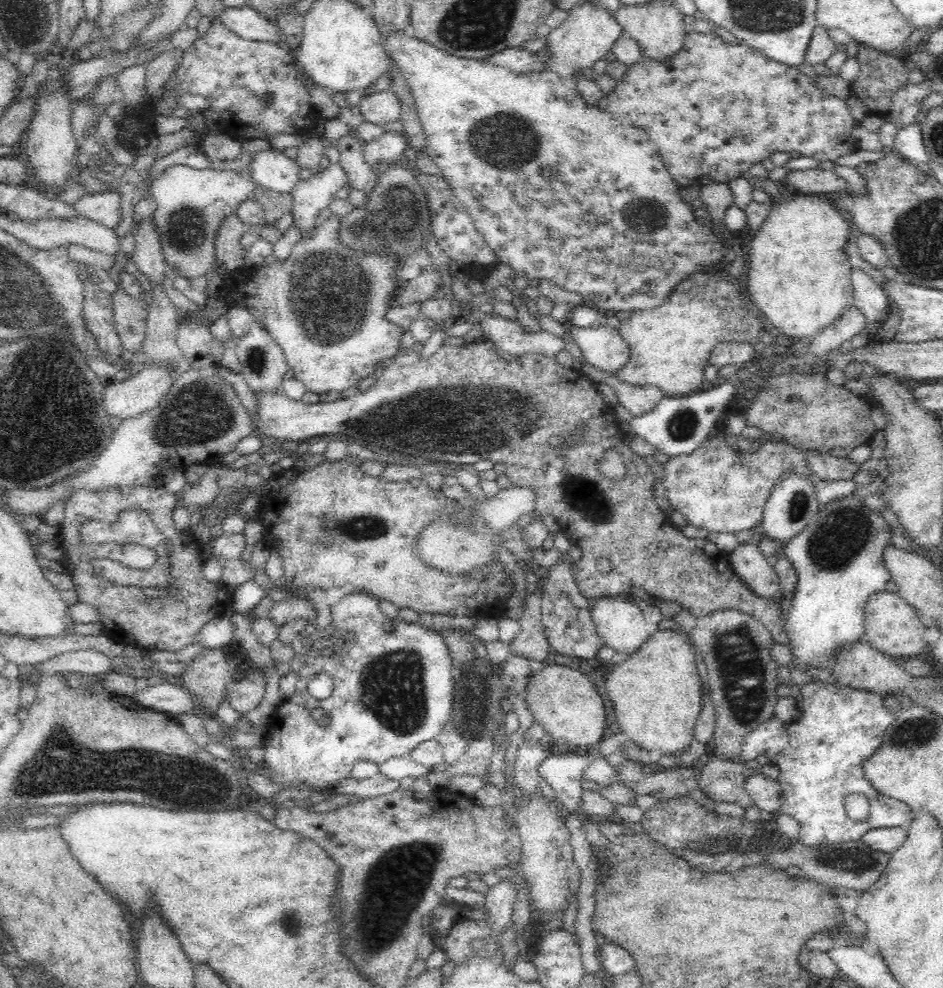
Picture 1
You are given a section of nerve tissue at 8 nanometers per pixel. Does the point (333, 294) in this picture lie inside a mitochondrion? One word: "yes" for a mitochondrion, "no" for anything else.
yes

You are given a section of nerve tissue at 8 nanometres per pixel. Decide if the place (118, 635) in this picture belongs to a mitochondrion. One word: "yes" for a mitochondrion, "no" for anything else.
no

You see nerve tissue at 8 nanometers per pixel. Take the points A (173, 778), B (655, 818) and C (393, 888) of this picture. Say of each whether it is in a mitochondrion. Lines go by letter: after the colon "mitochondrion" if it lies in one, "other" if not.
A: mitochondrion
B: other
C: mitochondrion

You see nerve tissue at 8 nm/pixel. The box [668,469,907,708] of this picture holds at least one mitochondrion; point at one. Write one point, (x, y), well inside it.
(837, 541)

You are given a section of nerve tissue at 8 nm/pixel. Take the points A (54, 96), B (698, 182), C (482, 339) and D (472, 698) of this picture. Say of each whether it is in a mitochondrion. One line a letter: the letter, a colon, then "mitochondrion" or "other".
A: other
B: other
C: other
D: mitochondrion

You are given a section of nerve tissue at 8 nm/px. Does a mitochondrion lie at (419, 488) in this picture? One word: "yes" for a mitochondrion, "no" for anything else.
no

